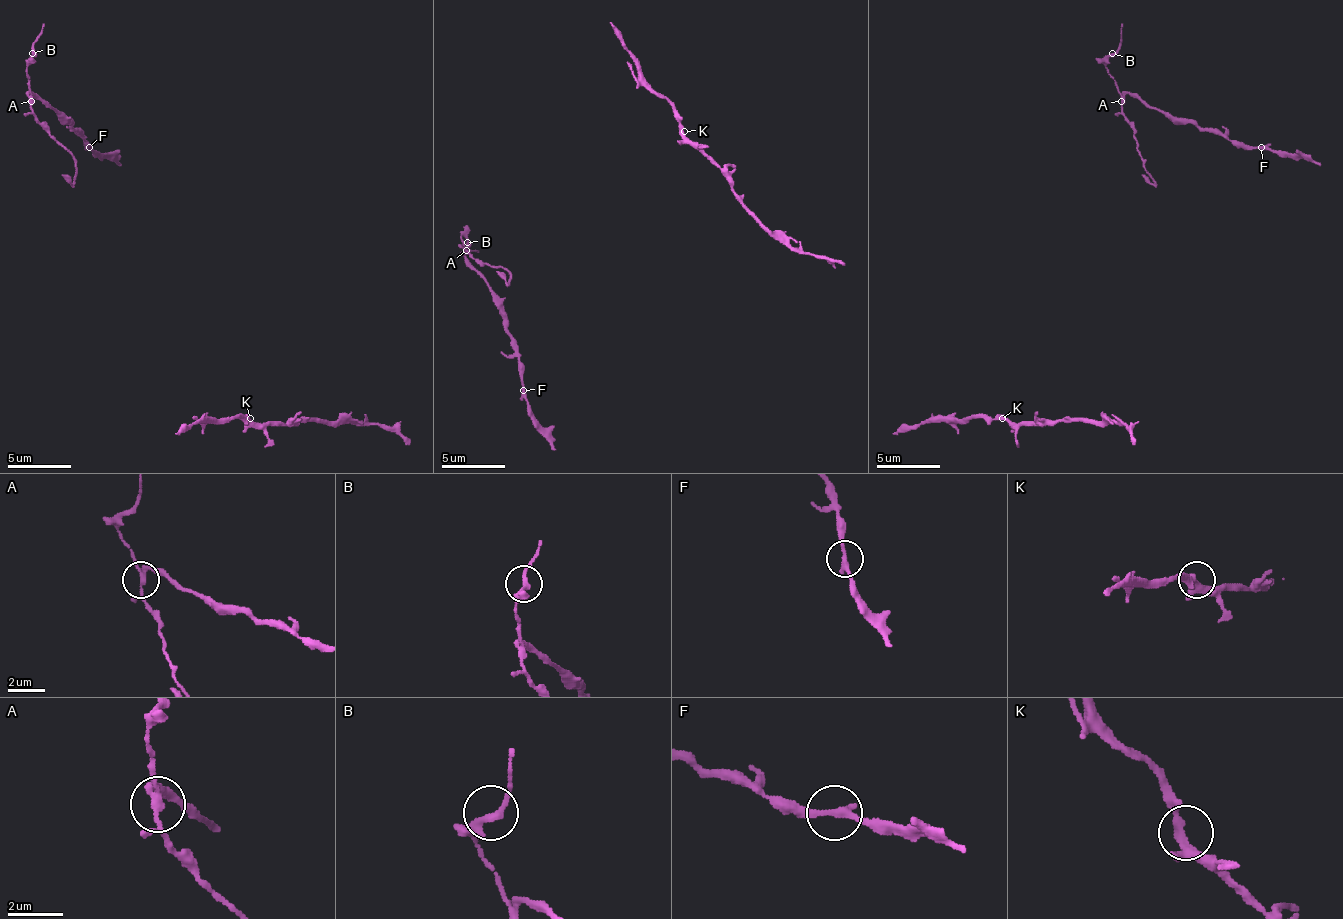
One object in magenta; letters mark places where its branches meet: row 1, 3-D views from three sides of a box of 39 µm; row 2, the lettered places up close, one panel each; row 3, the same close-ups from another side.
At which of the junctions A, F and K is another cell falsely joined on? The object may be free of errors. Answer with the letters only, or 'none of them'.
A

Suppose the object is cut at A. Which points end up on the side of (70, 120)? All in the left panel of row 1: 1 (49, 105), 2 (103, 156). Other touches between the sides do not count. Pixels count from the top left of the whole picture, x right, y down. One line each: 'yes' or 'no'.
1: yes
2: yes

